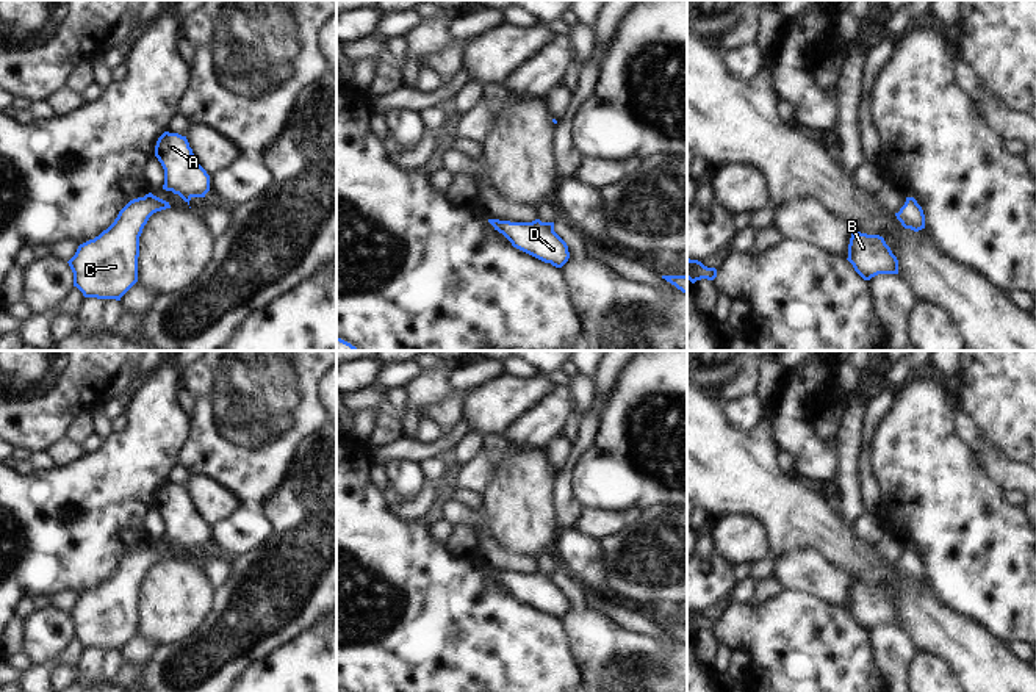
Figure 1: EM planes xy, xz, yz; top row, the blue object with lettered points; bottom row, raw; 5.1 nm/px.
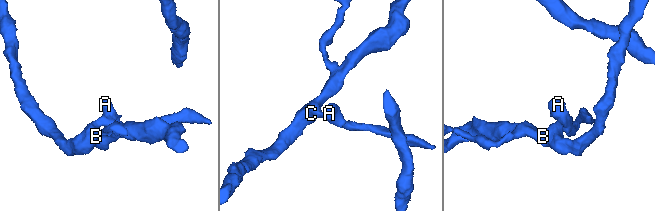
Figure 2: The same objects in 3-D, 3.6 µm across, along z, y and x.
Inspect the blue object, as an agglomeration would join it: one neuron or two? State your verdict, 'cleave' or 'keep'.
keep

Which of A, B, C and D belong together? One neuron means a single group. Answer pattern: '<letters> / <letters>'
A B C D

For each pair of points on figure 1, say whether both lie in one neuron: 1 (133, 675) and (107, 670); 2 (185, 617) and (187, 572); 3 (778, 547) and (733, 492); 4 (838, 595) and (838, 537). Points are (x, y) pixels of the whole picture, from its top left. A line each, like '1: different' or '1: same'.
1: different
2: same
3: same
4: different

